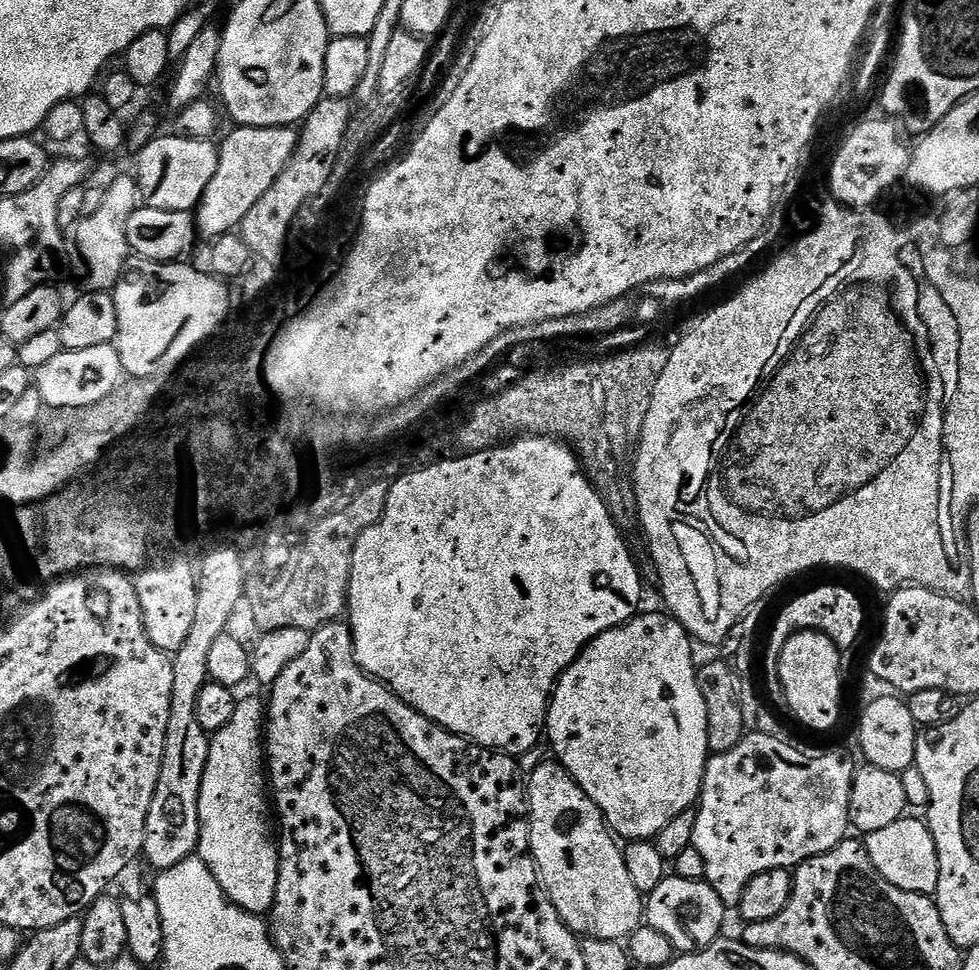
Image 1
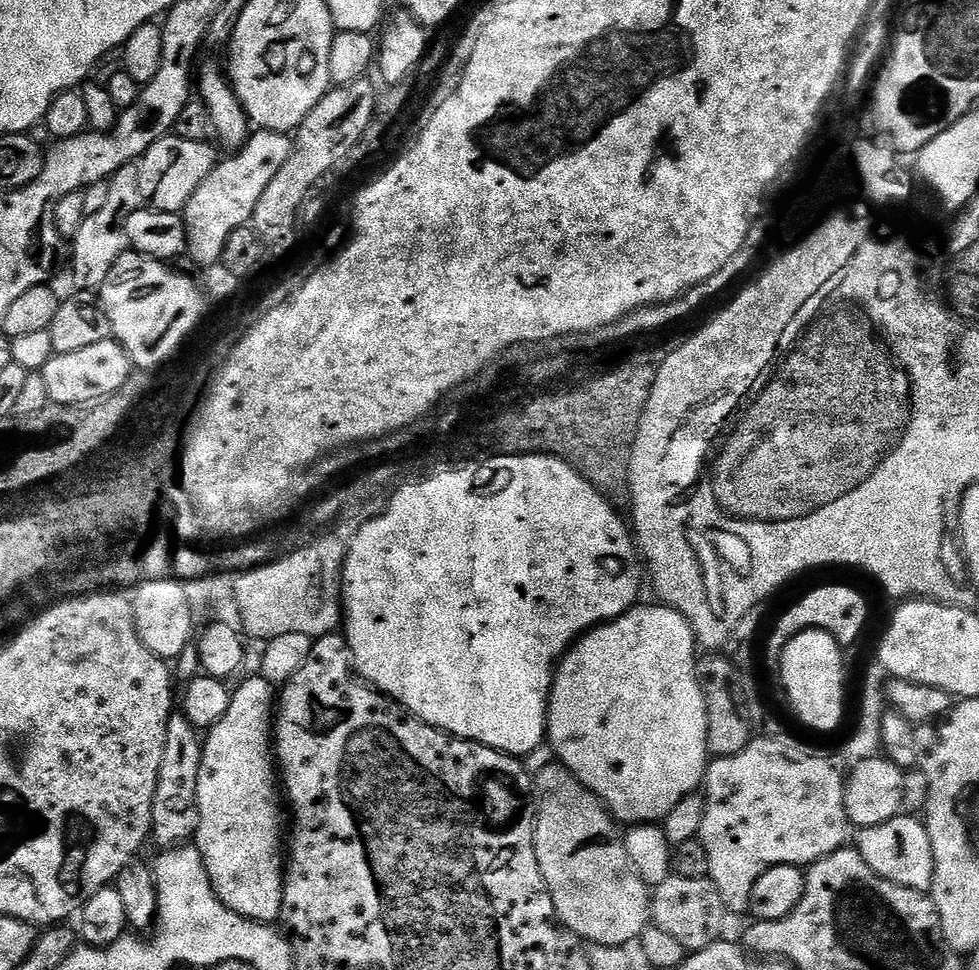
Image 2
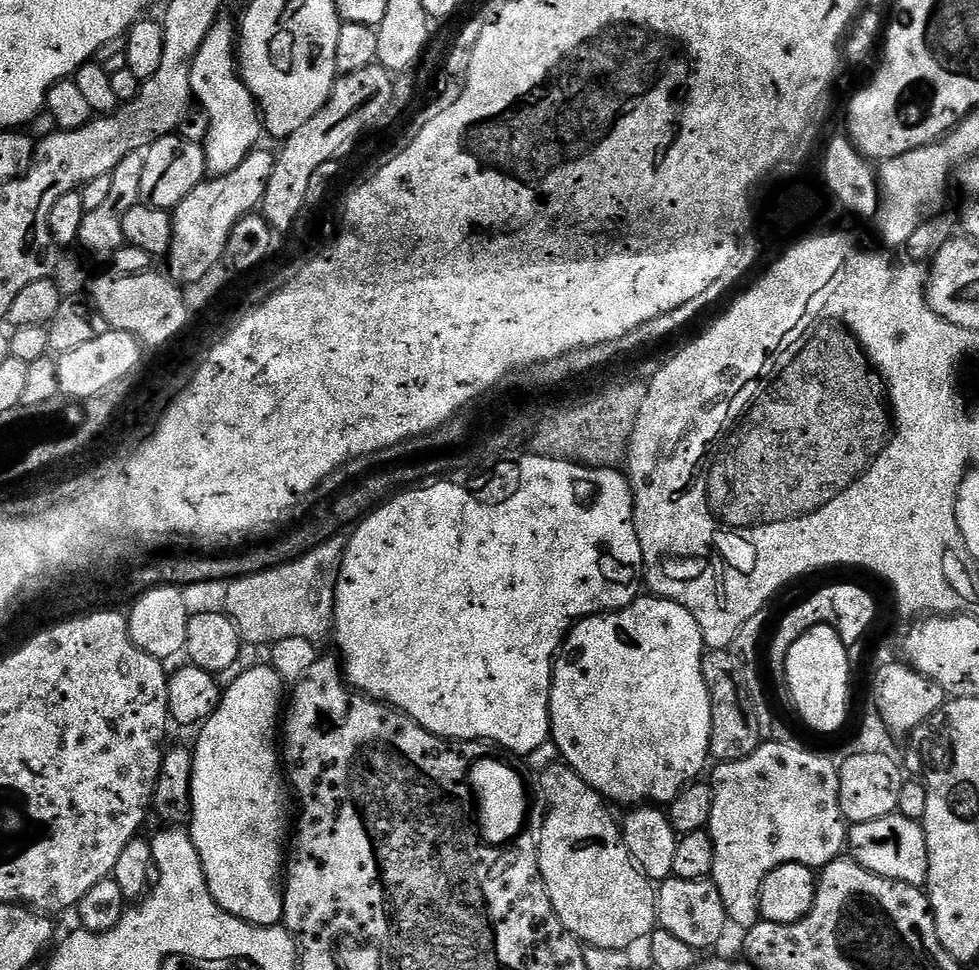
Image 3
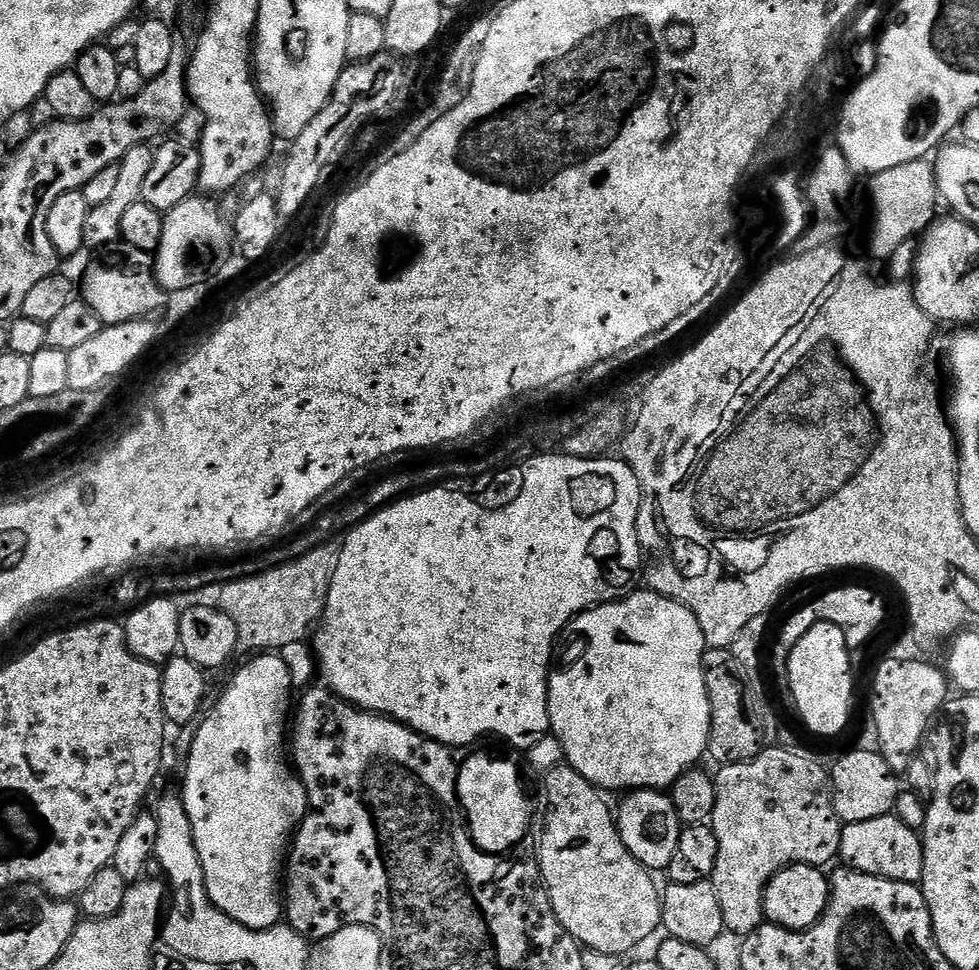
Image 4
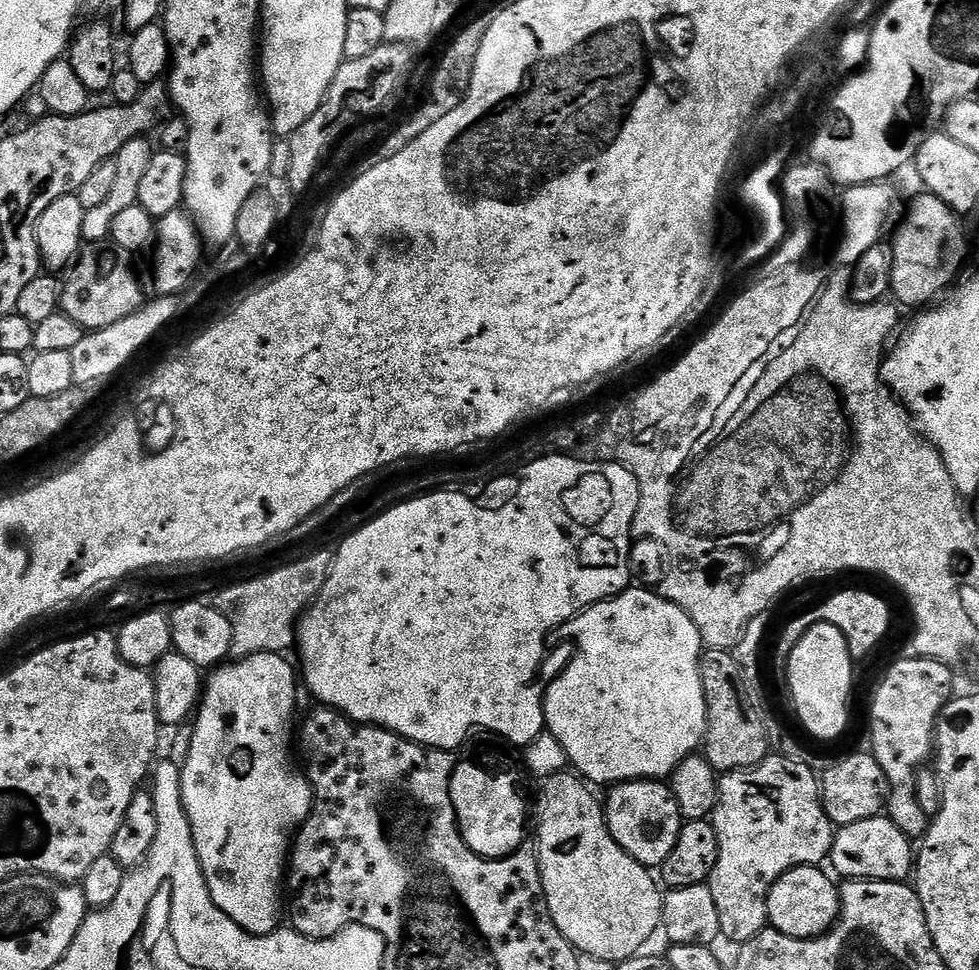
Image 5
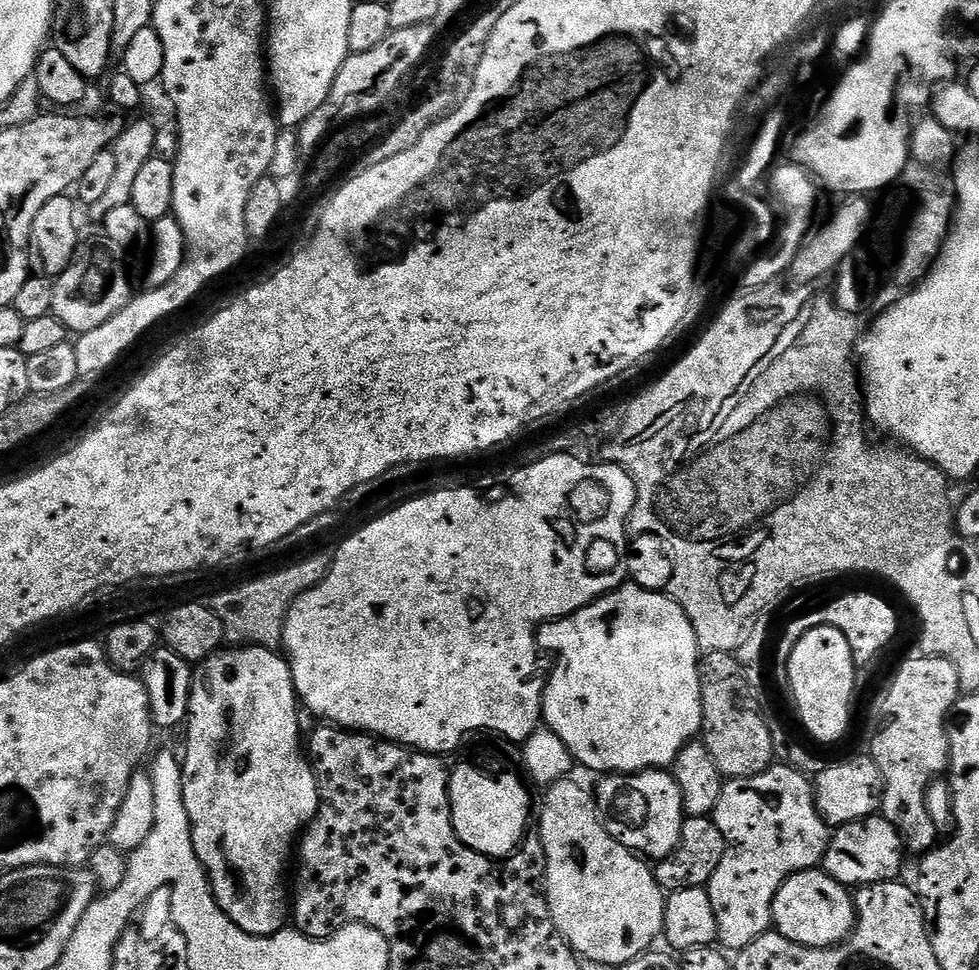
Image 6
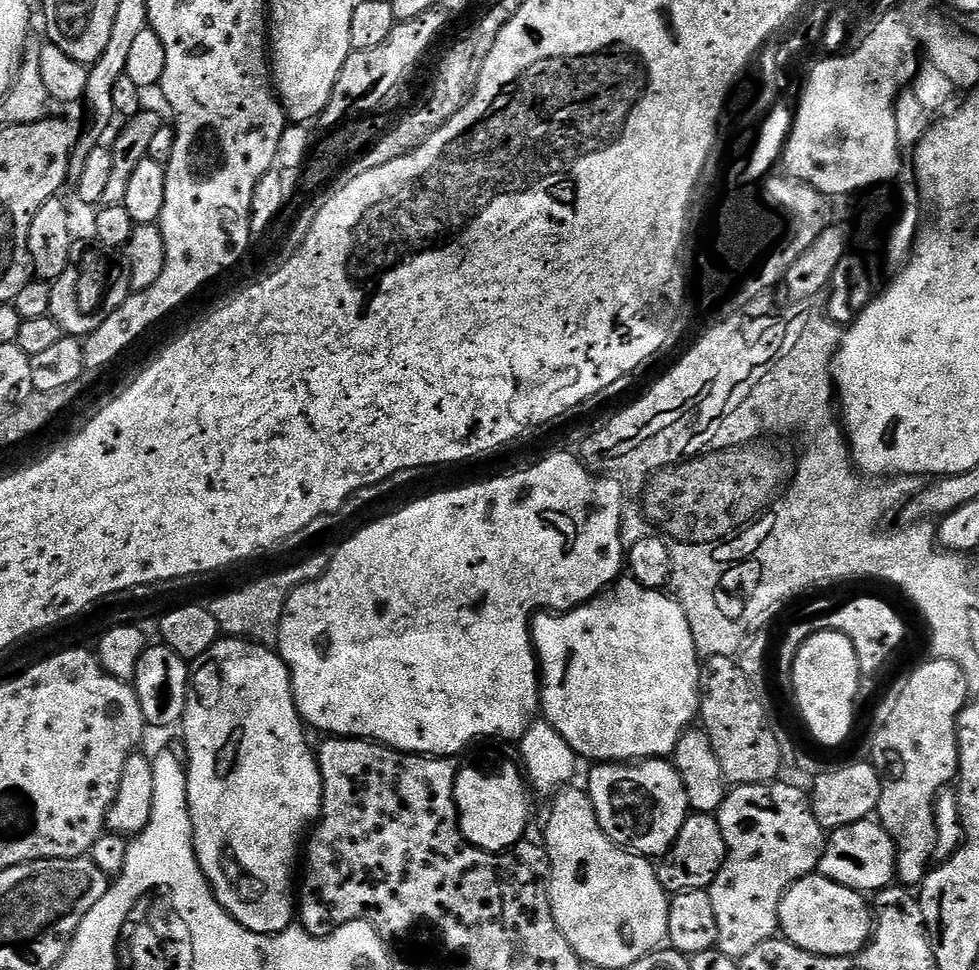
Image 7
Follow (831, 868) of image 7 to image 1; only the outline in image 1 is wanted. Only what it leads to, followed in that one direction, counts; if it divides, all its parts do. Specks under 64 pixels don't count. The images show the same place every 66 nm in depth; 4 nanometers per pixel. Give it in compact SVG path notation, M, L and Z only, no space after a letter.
M905 818L893 822L883 830L874 830L863 837L866 850L870 854L870 862L874 862L874 870L886 878L898 890L917 892L923 896L932 896L938 886L938 850L934 846L932 831L923 819Z

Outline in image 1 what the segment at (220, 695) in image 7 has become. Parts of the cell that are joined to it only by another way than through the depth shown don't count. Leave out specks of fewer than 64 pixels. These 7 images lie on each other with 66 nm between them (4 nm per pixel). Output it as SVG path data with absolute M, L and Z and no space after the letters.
M252 696L249 700L241 699L234 710L234 718L222 730L218 730L210 740L210 754L206 762L206 774L202 778L202 790L198 798L198 810L200 811L200 846L198 849L198 858L214 874L218 886L226 894L226 898L233 904L237 904L242 910L253 914L268 914L272 911L274 894L278 886L278 870L280 869L280 849L274 843L274 828L268 825L268 812L270 816L270 788L266 783L266 704L263 699Z

